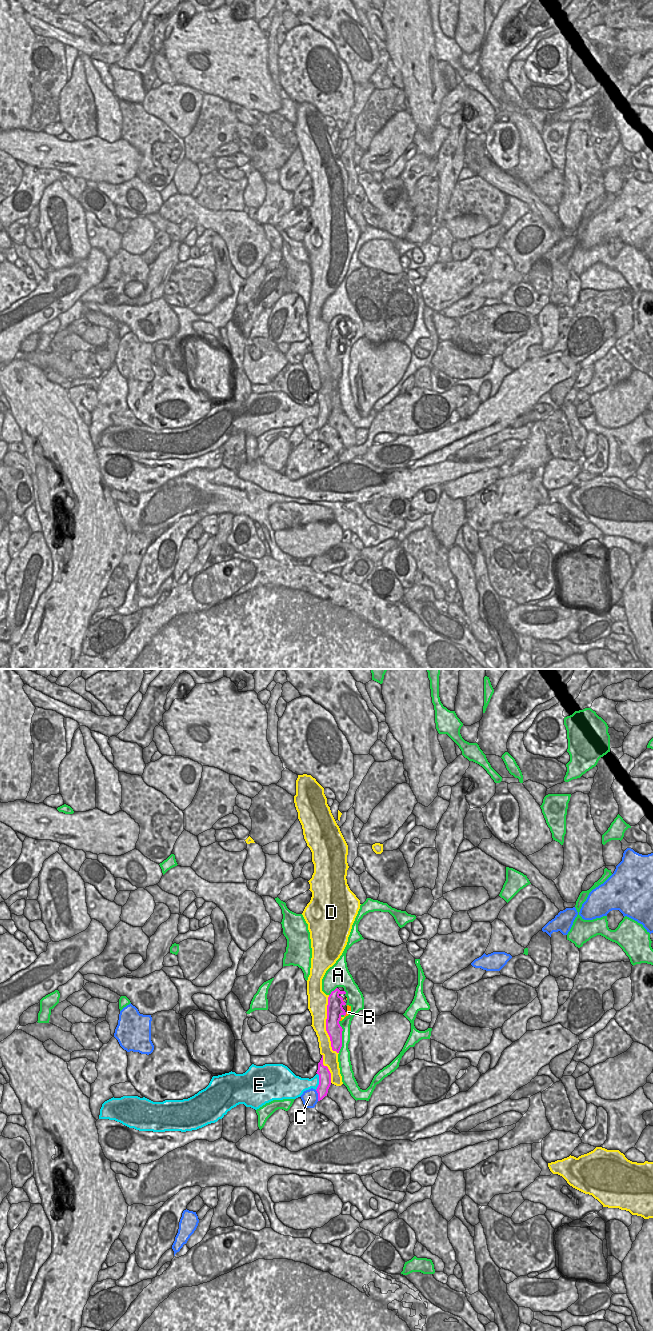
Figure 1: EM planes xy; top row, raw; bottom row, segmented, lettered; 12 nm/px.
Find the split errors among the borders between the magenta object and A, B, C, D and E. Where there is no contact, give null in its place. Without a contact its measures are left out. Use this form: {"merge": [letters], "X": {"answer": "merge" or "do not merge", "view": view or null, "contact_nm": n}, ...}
{"merge": ["B"], "A": {"answer": "do not merge", "view": "xy", "contact_nm": 400}, "B": {"answer": "merge", "view": "xy", "contact_nm": 70}, "C": {"answer": "do not merge", "view": "xy", "contact_nm": 140}, "D": {"answer": "do not merge", "view": "xy", "contact_nm": 700}, "E": {"answer": "do not merge", "view": "xy", "contact_nm": 200}}

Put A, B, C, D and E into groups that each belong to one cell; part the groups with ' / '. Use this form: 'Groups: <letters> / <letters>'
Groups: A / B / C / D / E

